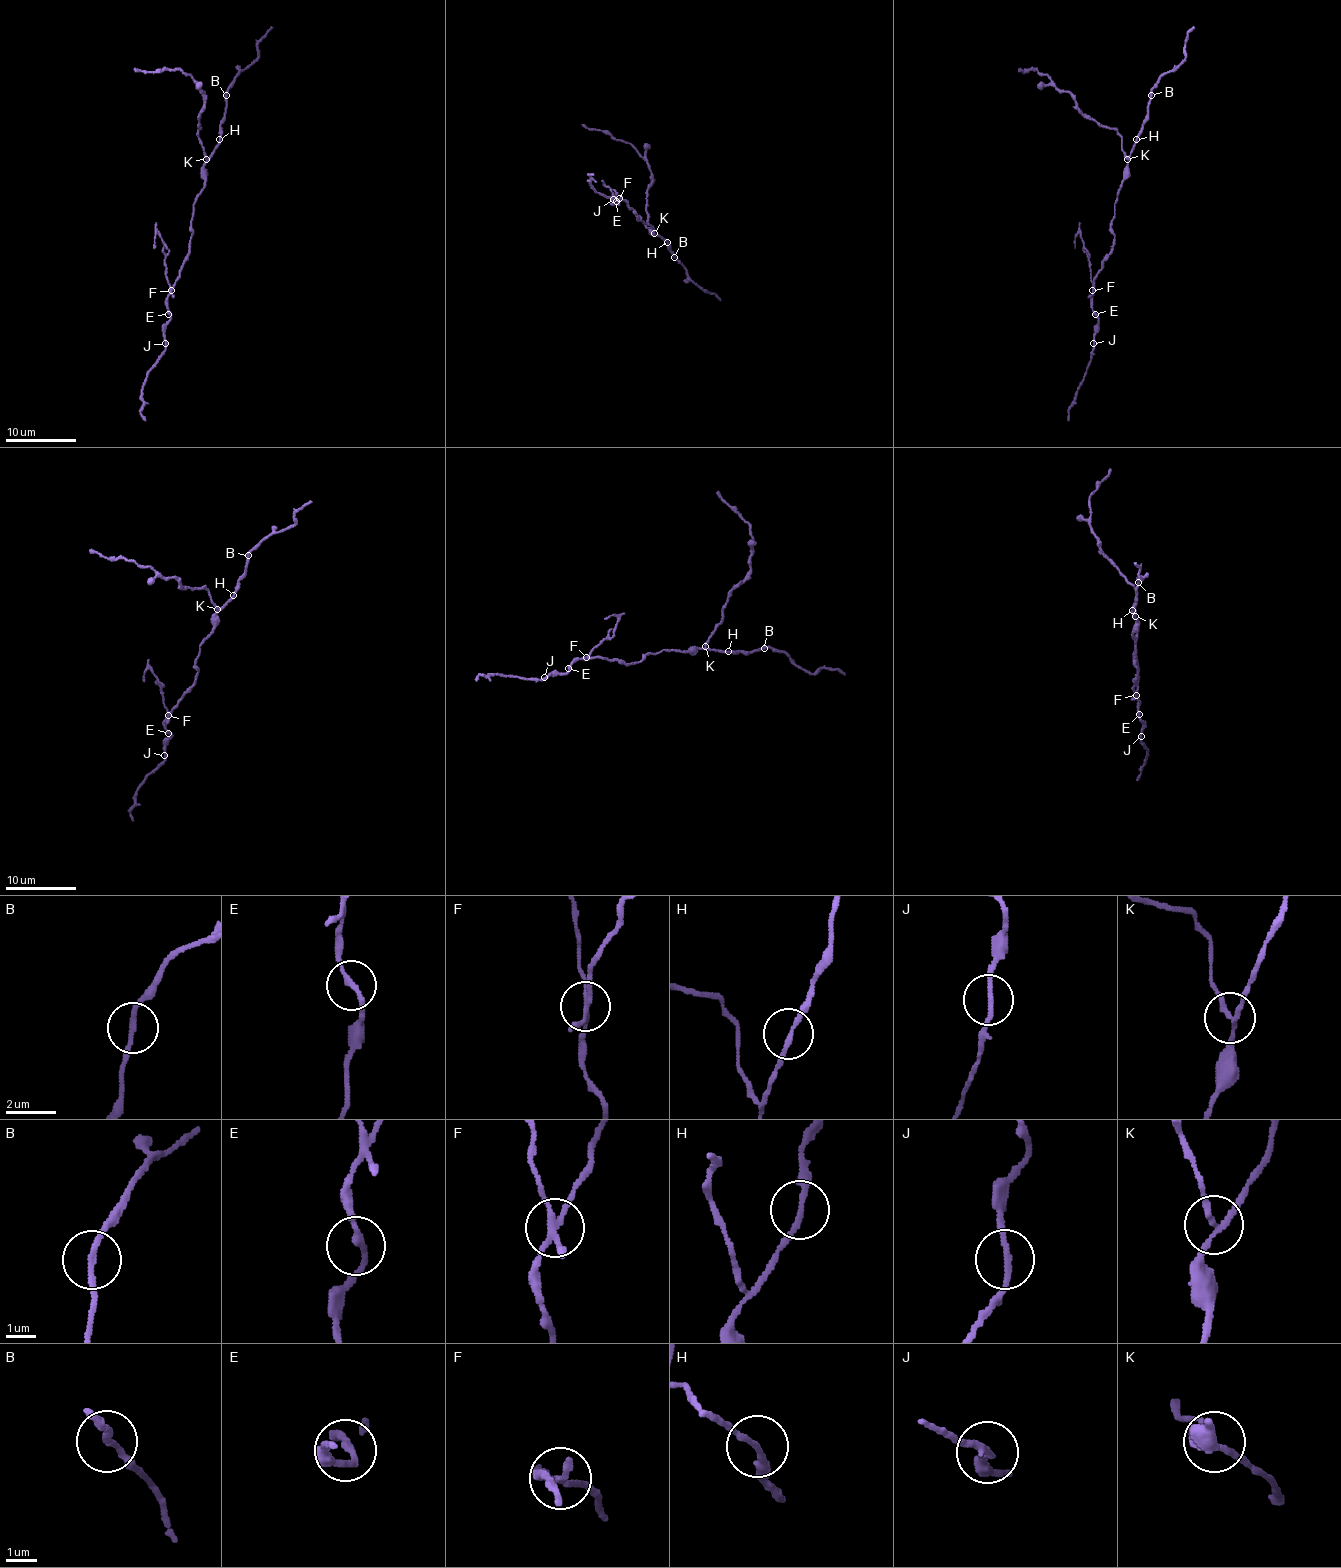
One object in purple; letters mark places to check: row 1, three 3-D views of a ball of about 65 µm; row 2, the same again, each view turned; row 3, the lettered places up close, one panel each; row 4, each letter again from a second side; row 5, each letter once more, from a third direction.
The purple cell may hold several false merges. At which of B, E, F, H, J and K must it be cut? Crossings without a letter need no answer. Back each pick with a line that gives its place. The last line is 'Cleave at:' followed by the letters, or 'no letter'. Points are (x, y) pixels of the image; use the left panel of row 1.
B: (226, 95)
F: (171, 290)
K: (206, 159)
Cleave at: B, F, K

